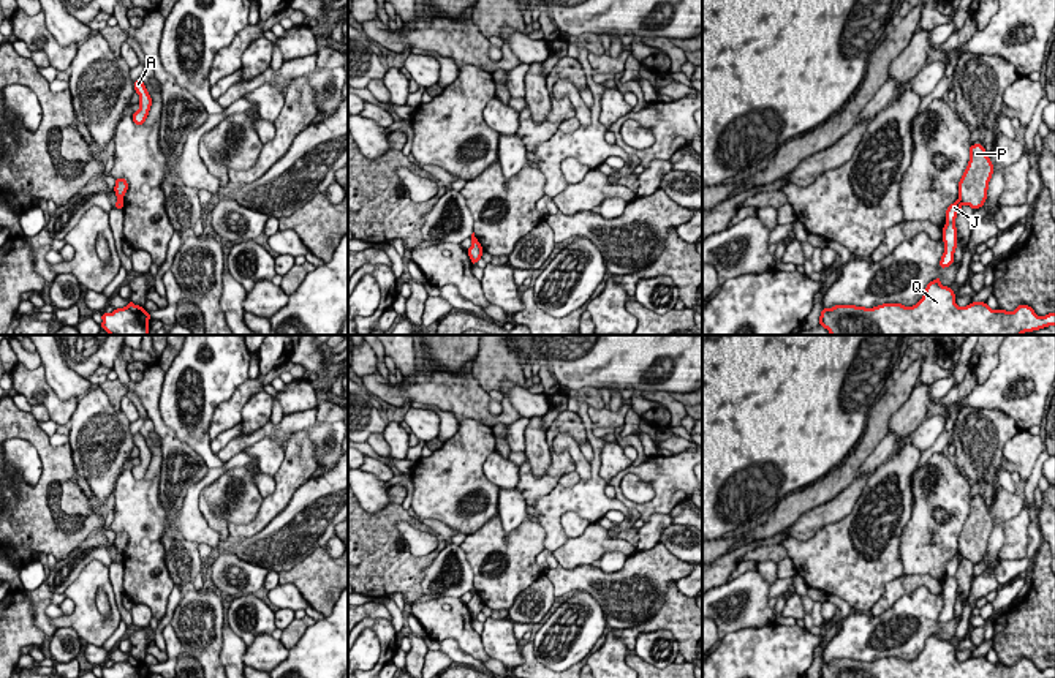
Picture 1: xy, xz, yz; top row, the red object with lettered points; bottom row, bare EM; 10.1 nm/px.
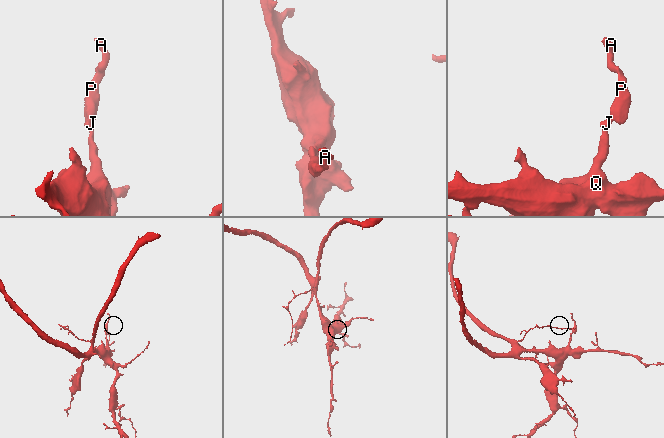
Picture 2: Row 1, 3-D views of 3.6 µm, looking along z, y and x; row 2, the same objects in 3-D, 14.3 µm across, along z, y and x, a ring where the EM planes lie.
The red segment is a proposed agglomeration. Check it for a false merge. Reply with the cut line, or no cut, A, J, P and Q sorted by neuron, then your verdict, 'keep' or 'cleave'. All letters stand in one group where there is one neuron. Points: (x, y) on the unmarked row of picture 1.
cut in yz along (959, 552), (964, 557); A P / J Q; cleave

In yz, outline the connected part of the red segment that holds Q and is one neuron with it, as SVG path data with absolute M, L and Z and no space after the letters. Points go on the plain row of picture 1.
M941 631L930 635L922 653L913 661L883 657L865 662L841 657L822 662L819 678L1055 678L1055 667L1038 670L1025 657L1014 665L995 665L985 656L960 662L954 645L940 634Z

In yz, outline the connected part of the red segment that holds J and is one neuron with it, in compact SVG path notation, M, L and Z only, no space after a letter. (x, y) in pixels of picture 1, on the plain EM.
M957 553L954 558L951 558L946 563L946 578L943 582L943 596L944 596L944 607L941 610L940 615L940 621L946 623L949 620L952 620L954 616L954 607L957 602L957 582L955 582L955 572L957 567L960 566L963 556L960 553Z

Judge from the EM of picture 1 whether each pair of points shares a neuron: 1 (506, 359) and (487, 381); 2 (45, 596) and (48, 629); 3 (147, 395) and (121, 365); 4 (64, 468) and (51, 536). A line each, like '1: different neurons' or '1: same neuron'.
1: same neuron
2: same neuron
3: same neuron
4: same neuron

